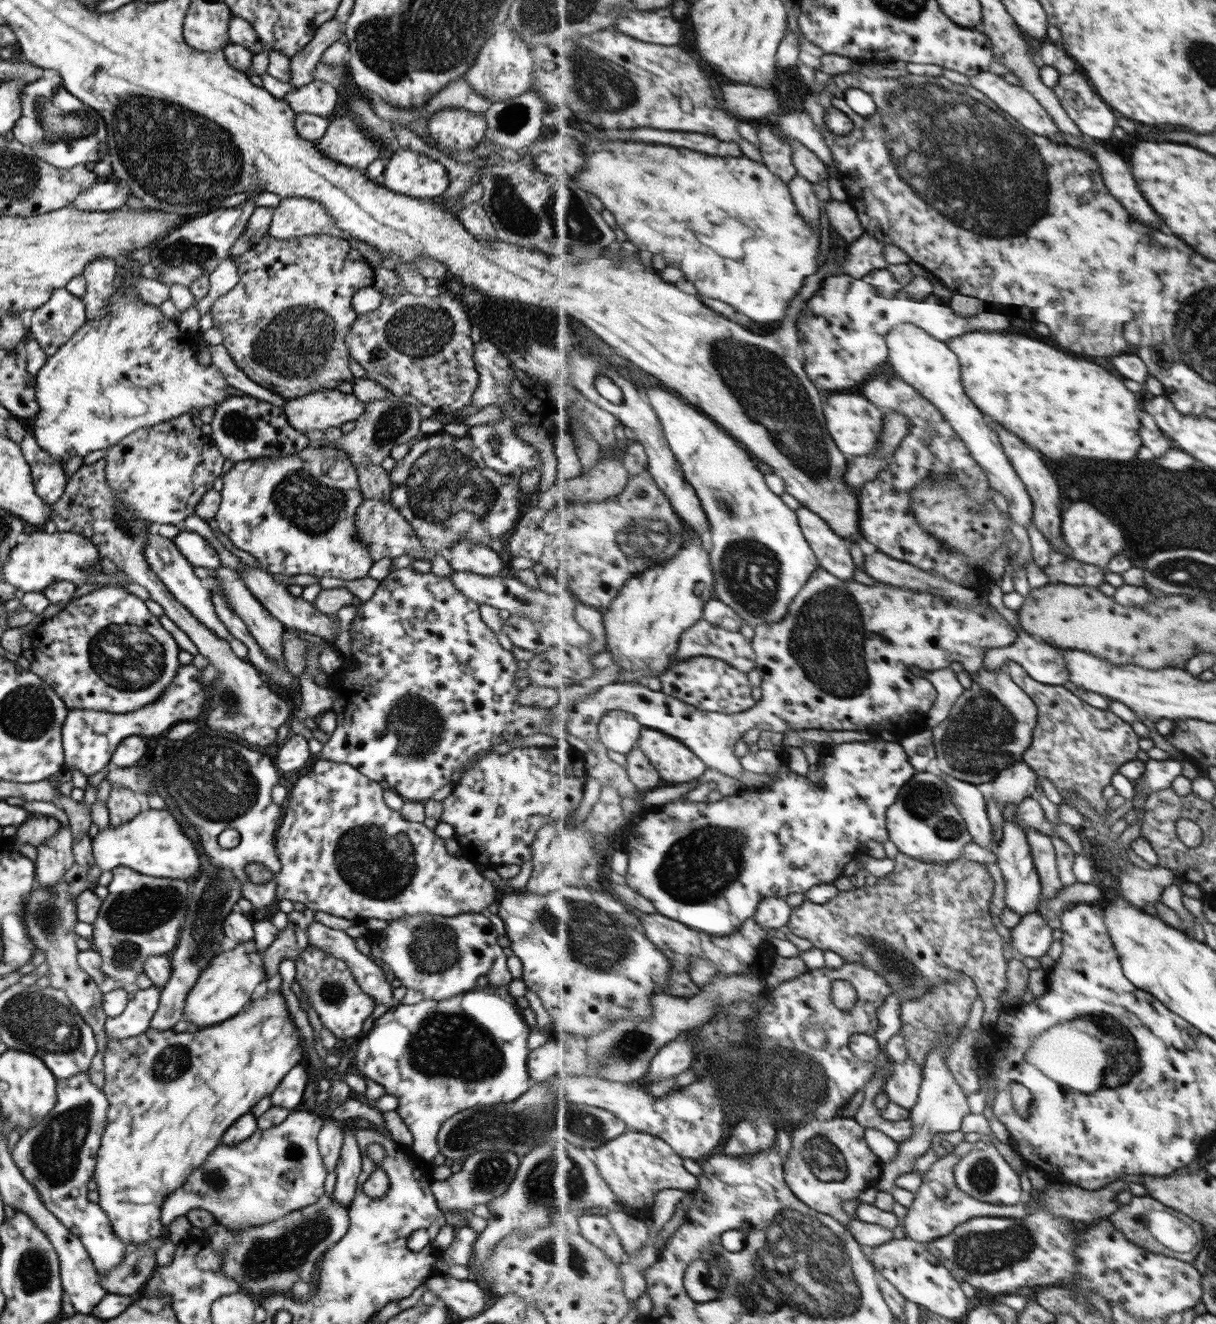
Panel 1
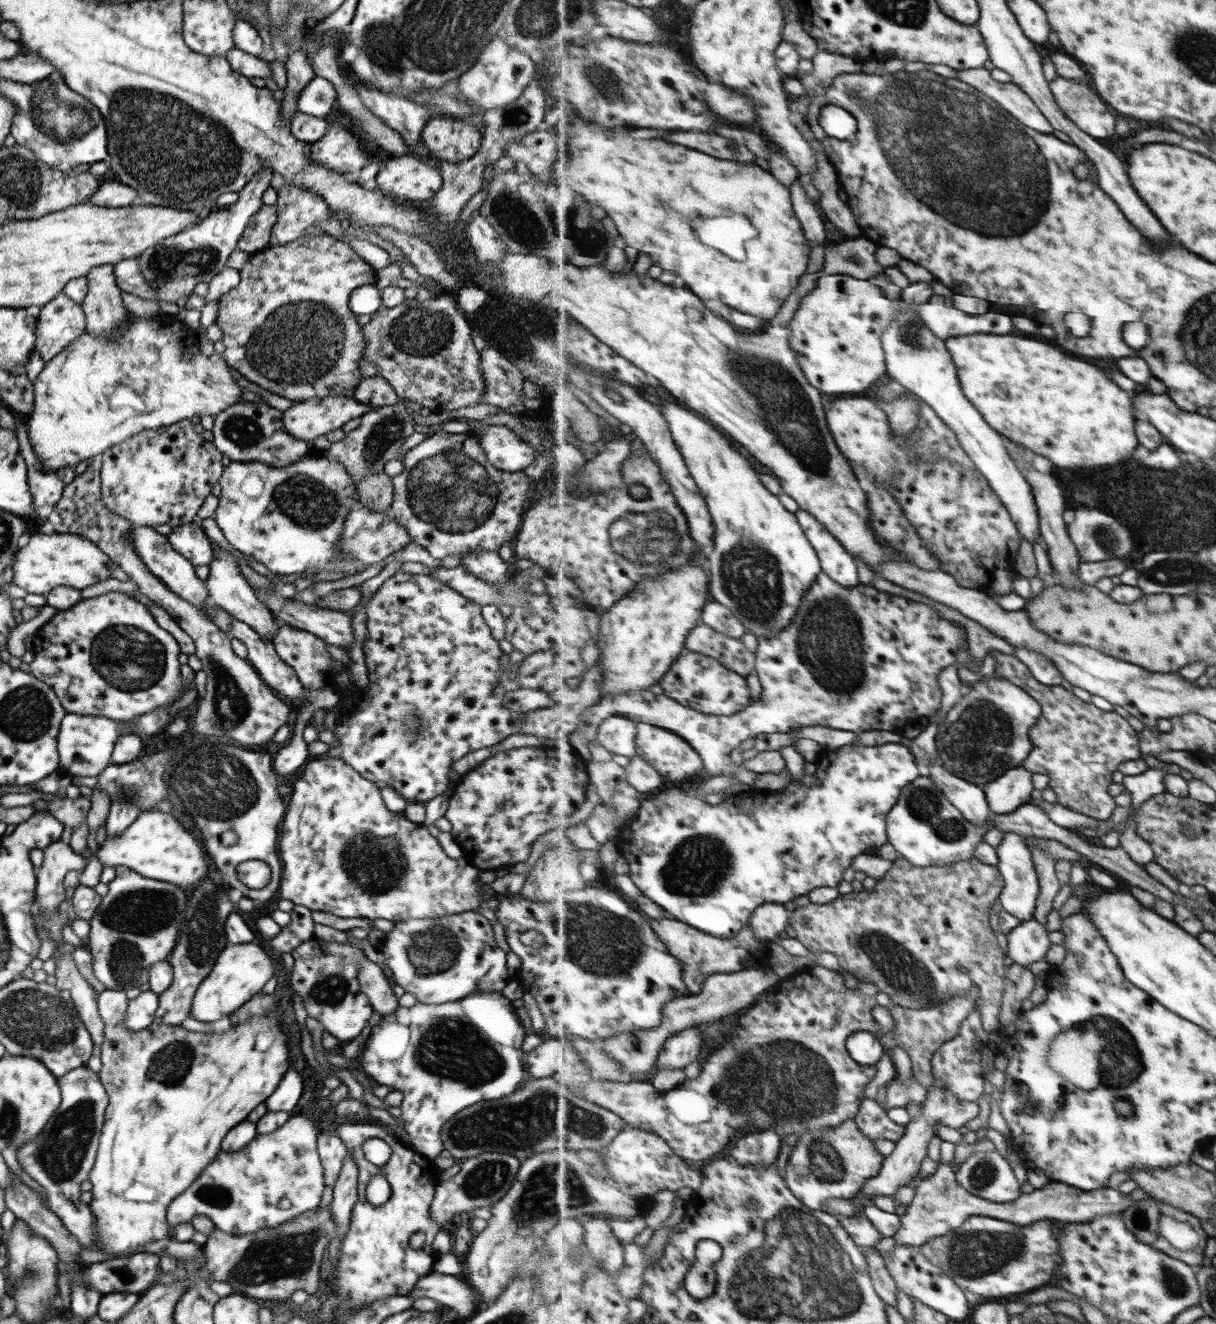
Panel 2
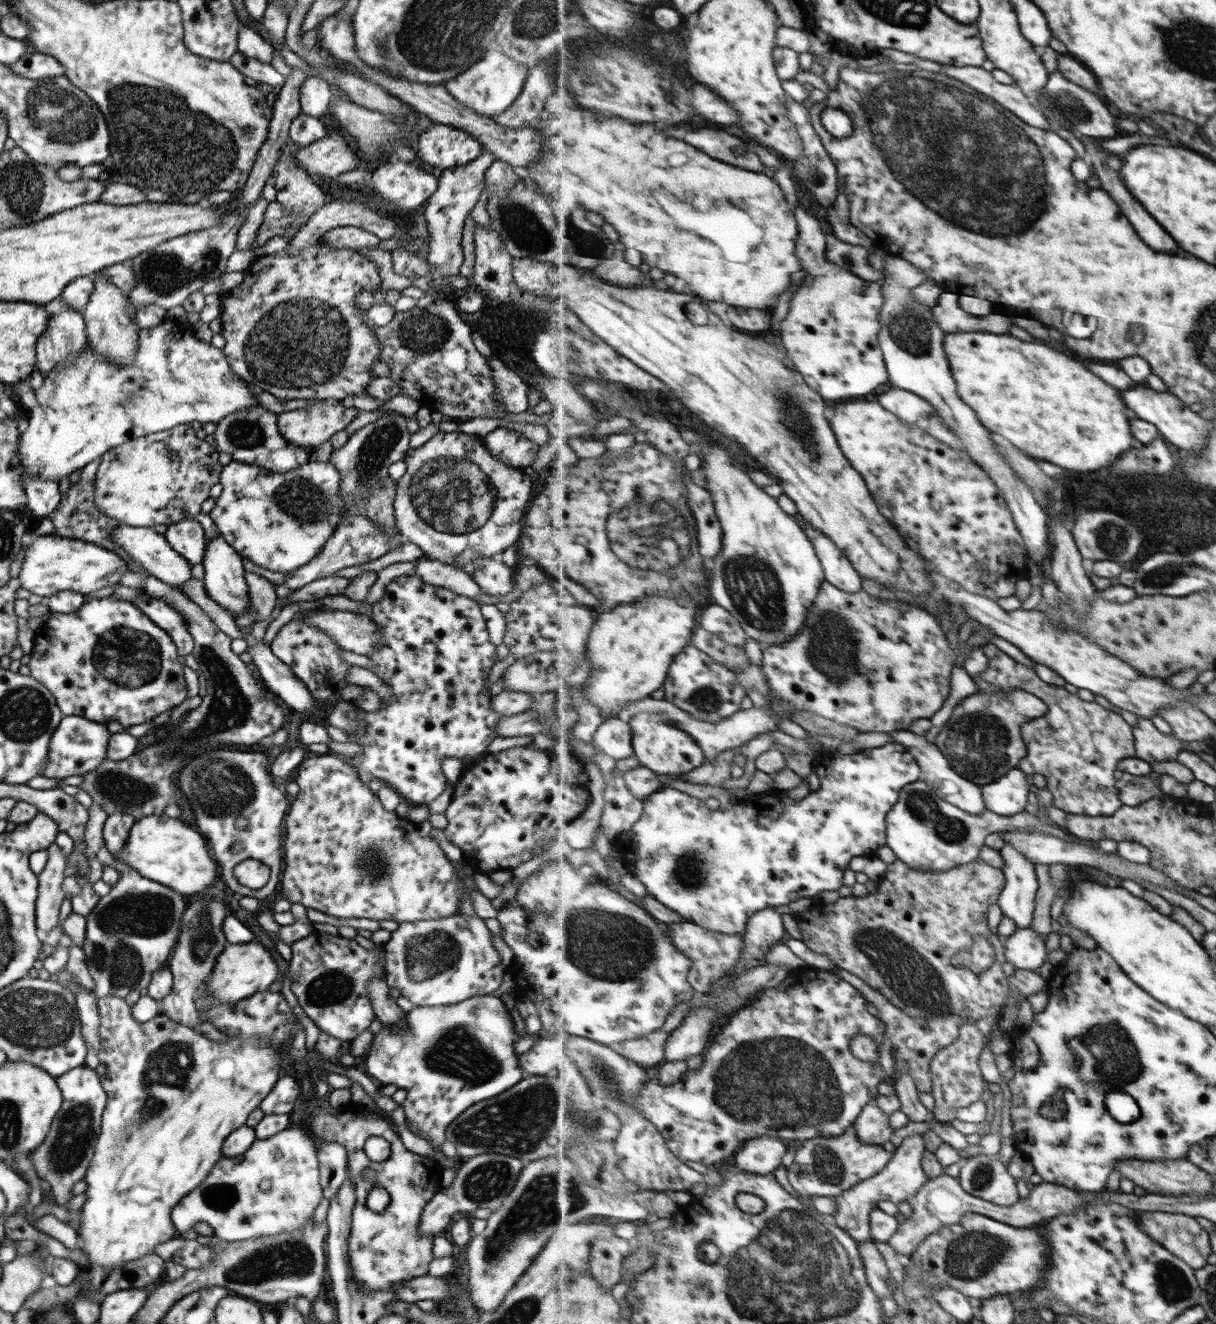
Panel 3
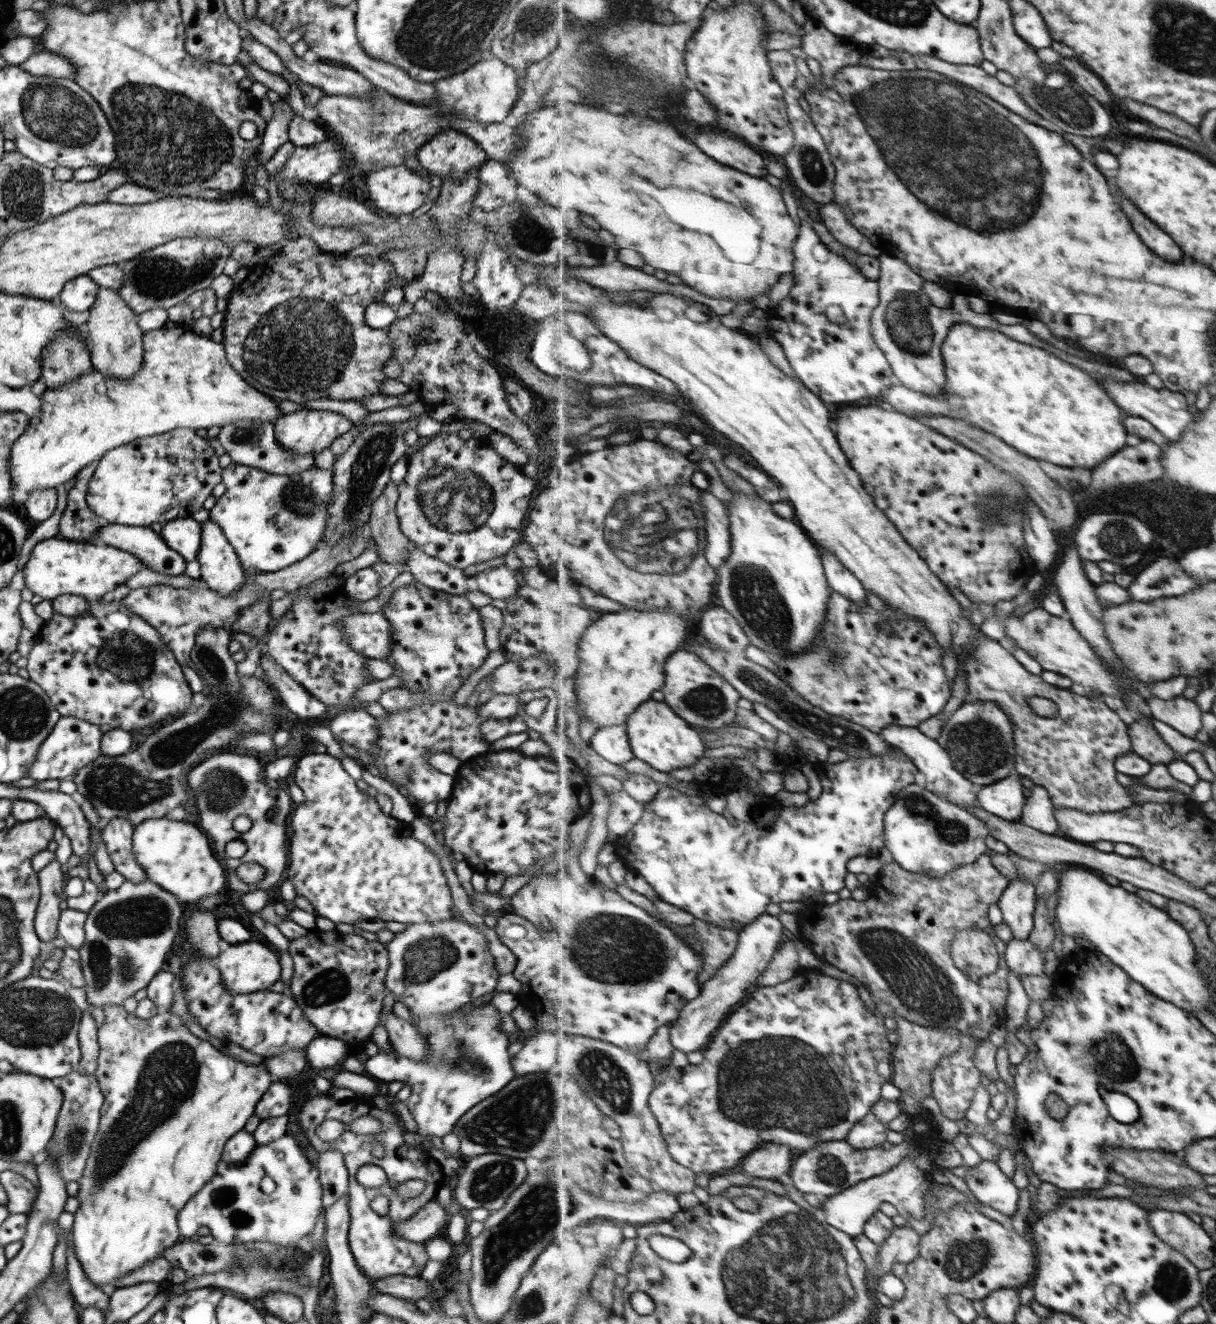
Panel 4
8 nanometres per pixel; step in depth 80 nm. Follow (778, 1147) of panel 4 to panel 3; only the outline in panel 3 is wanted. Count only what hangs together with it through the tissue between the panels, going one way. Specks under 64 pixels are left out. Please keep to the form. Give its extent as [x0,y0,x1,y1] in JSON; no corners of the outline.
[737,1136,787,1174]

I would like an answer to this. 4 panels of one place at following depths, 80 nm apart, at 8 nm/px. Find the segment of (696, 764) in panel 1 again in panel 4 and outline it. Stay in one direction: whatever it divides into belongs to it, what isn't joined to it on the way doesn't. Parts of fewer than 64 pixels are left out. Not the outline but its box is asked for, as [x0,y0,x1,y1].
[625,700,706,773]

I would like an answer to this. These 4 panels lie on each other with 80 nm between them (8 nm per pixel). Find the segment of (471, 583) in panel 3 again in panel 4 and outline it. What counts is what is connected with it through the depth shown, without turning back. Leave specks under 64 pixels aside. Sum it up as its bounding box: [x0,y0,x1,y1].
[404,545,467,595]

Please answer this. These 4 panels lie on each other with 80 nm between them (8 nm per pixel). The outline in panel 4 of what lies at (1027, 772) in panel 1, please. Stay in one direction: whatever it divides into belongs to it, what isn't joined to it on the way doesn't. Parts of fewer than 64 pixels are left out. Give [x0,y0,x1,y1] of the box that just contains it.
[978,771,1028,822]

